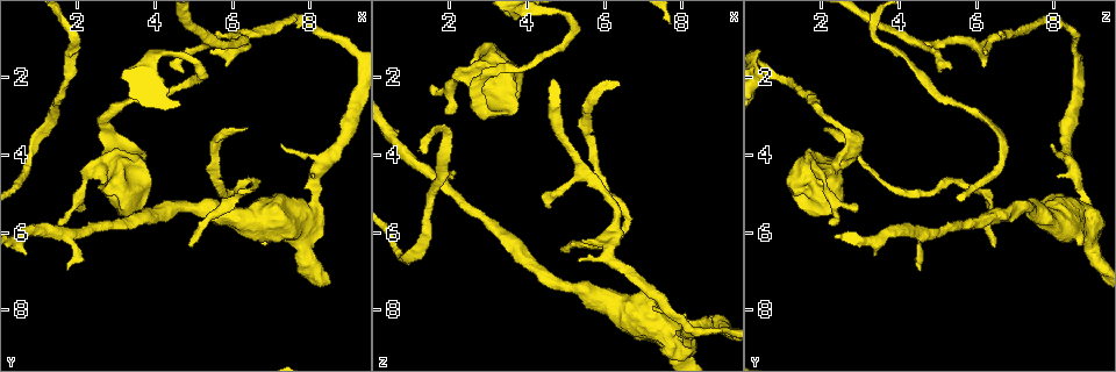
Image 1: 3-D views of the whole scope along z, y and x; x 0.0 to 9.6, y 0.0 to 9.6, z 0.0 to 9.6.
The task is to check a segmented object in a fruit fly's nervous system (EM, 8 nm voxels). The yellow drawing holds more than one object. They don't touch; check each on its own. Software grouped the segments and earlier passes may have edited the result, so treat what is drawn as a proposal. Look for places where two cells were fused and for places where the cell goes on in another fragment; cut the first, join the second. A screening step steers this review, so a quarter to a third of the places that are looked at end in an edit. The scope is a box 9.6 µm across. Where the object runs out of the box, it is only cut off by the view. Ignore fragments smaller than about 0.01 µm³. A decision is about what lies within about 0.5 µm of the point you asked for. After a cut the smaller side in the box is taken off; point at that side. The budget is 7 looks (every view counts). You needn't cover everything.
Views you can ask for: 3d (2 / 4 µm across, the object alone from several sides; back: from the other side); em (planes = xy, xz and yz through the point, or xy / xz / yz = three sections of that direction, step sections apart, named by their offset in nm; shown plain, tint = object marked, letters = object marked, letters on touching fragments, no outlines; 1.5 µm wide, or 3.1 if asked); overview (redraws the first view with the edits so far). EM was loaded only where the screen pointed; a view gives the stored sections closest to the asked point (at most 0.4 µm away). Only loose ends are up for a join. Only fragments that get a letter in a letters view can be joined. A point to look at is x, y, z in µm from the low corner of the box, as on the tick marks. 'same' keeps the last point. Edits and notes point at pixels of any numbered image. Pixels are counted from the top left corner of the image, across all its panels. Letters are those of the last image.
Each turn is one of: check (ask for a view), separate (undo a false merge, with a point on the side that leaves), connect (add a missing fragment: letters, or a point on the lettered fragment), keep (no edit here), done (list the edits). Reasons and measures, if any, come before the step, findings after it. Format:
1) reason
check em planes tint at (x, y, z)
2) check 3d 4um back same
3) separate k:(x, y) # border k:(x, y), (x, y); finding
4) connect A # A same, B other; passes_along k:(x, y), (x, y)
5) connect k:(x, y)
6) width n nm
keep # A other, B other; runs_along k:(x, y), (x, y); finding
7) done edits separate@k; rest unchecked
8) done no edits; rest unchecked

thin neck
check 3d 4um back at (5.70, 5.40, 6.40)

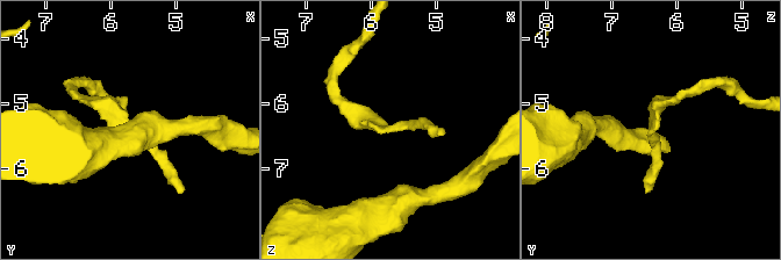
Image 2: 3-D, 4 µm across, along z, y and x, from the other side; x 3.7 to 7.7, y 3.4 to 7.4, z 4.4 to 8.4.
check em planes letters at (5.70, 5.40, 6.35)

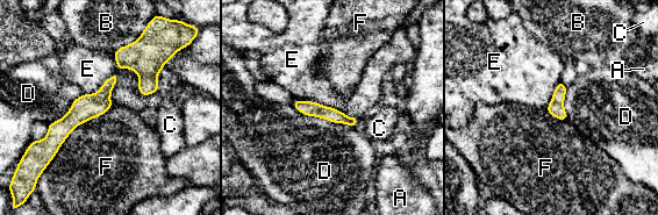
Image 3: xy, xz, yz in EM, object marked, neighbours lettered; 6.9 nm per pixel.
keep # A other, B other, C other, D other, E other, F other; one cell here

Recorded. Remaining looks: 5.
branch stops here
check em xy step 4 tint at (6.35, 3.30, 2.15)

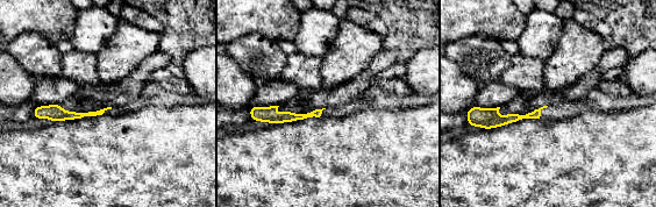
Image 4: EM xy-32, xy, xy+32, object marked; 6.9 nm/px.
cut it another way
check em planes letters same

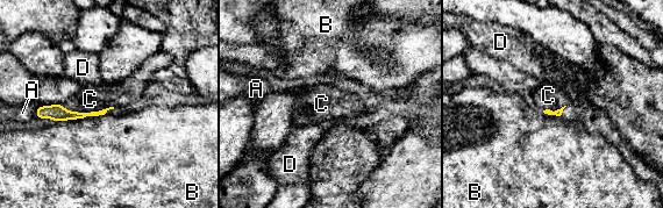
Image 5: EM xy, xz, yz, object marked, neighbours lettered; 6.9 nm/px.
connect C # A other, B other, C same, D other; passes_along 5:(57, 113), (87, 113), (90, 99); the cell continues

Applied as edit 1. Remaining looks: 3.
done edits connect@5; rest unchecked

